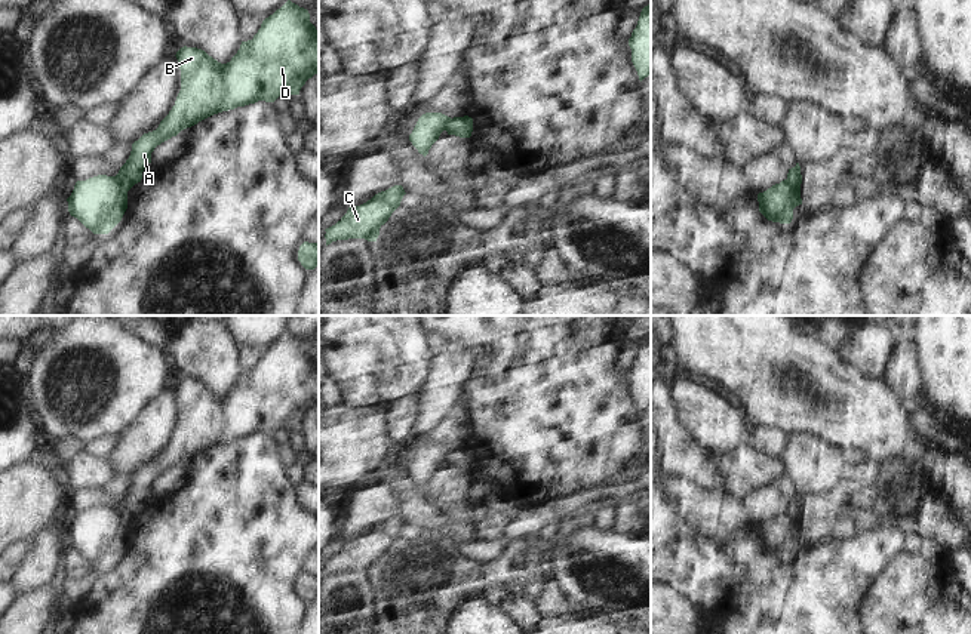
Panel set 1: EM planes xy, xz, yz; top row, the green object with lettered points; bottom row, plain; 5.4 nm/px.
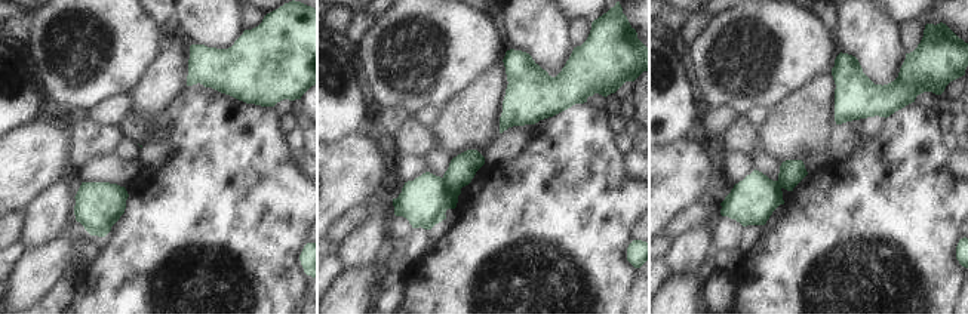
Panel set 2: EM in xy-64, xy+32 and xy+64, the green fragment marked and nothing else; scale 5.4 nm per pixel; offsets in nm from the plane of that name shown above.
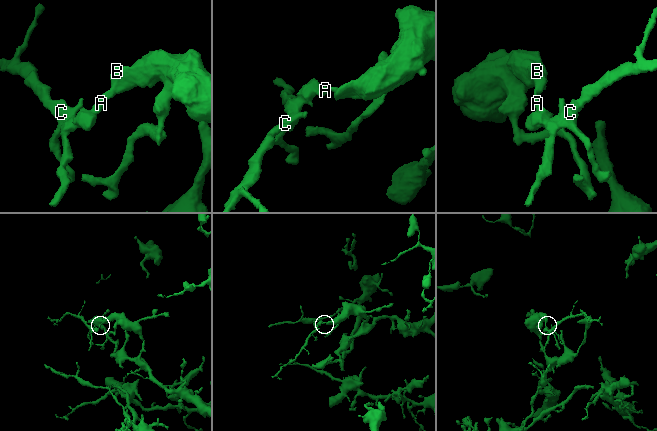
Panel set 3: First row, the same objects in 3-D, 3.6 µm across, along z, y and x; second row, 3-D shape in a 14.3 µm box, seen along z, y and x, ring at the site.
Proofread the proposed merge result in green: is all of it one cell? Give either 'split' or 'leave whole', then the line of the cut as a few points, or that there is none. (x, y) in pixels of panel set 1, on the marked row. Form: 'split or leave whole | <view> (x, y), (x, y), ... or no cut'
split | xy (113, 177), (126, 193)

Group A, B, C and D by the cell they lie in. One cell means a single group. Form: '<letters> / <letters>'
A B D / C

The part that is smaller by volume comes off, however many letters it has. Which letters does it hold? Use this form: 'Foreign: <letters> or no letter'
Foreign: C

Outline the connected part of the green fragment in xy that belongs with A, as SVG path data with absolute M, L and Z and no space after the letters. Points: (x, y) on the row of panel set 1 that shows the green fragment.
M288 0L262 21L252 40L242 41L230 62L221 64L205 50L187 46L181 47L175 56L181 70L181 90L159 127L132 144L129 158L114 176L125 193L141 182L154 148L181 130L222 111L258 101L274 102L282 95L299 95L305 81L319 73L319 31L310 22L308 10Z

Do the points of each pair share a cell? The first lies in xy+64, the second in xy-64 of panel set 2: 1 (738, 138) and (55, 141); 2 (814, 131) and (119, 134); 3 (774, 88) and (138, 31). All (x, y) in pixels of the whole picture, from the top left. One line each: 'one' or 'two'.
1: two
2: two
3: one

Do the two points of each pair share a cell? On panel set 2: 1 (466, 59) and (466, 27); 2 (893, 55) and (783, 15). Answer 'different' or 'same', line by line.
1: same
2: different

